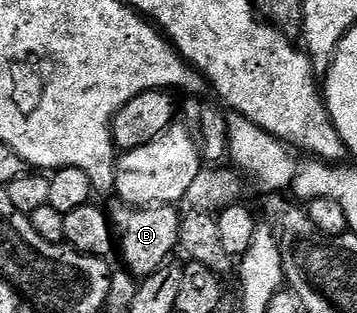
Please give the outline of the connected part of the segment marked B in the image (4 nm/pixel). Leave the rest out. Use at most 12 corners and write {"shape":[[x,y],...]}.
{"shape":[[173,205],[111,209],[124,268],[144,279],[181,240]]}

